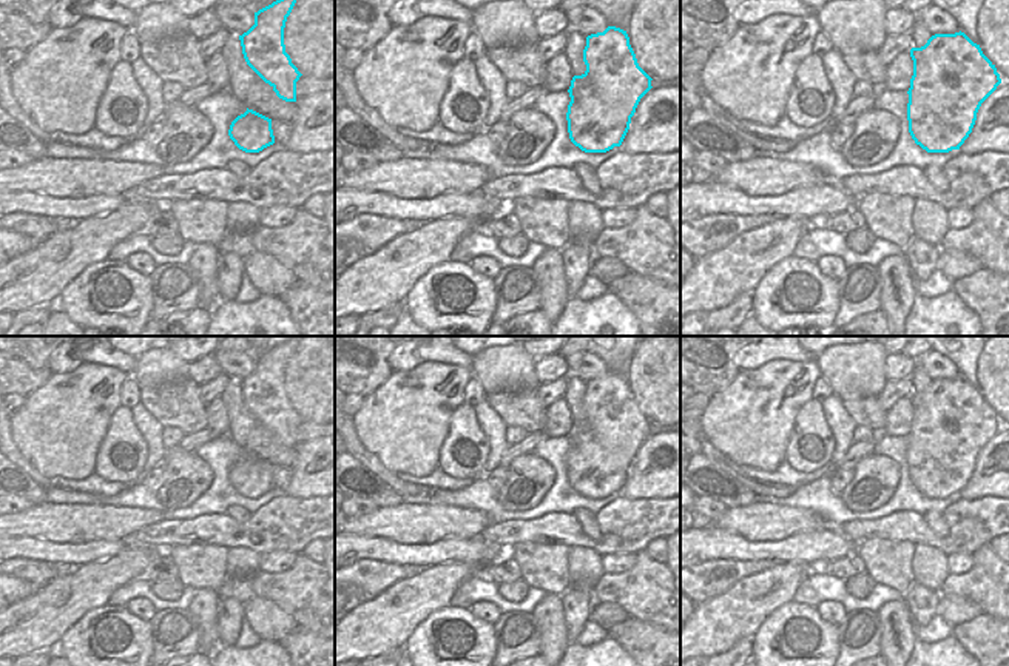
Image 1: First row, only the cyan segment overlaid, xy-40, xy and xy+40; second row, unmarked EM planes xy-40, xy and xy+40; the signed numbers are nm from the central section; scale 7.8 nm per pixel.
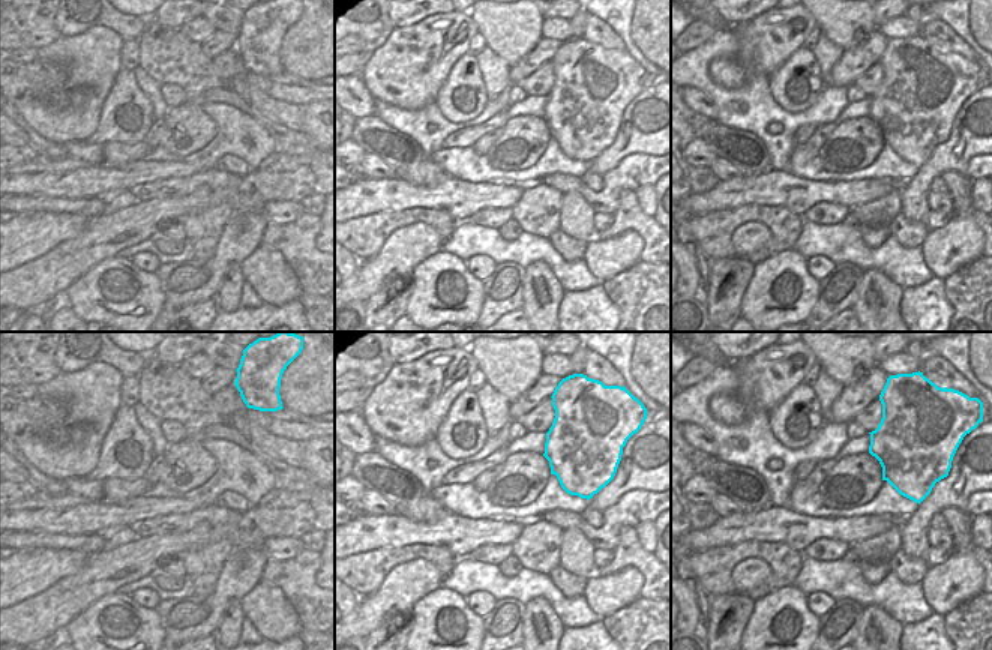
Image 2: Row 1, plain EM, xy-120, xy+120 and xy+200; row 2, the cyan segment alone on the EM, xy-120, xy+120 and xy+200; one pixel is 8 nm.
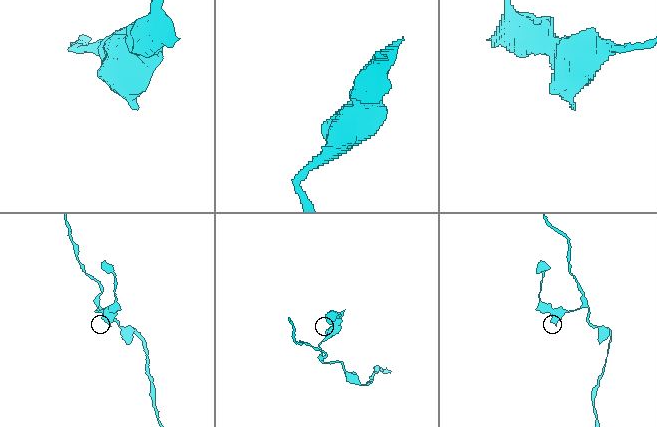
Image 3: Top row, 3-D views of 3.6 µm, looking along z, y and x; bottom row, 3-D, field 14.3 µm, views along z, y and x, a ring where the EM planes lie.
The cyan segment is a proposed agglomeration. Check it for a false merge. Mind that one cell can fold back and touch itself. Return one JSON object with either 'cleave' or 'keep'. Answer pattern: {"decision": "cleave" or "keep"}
{"decision": "cleave"}

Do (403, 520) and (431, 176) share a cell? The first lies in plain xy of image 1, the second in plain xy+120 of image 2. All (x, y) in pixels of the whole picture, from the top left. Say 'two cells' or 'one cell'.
one cell

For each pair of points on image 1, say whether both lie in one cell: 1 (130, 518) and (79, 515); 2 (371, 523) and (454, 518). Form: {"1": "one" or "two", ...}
{"1": "one", "2": "one"}

